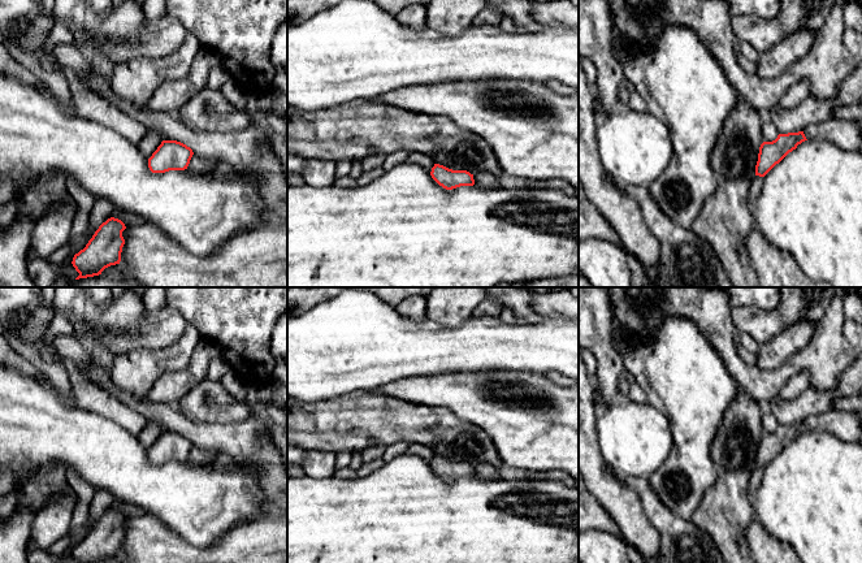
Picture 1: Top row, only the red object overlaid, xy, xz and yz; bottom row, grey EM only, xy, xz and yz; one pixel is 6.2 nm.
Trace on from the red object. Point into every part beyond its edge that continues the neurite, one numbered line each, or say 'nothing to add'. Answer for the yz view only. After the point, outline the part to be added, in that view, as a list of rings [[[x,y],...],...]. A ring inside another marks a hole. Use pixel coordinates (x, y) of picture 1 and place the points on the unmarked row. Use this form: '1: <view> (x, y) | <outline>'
1: yz (845, 425) | [[[831,410],[822,415],[805,419],[807,432],[829,432],[844,441],[859,441],[862,437],[862,413],[852,413]]]

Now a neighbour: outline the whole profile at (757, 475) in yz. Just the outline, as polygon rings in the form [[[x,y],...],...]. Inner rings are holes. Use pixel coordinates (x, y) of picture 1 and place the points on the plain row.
[[[754,467],[754,471],[750,476],[750,481],[749,481],[749,498],[750,498],[750,504],[755,506],[755,499],[757,499],[757,490],[761,485],[761,481],[763,478],[763,471],[764,468],[759,468],[759,467]]]

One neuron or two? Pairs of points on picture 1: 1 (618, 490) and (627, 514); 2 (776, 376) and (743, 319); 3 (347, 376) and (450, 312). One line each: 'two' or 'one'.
1: one
2: two
3: two

